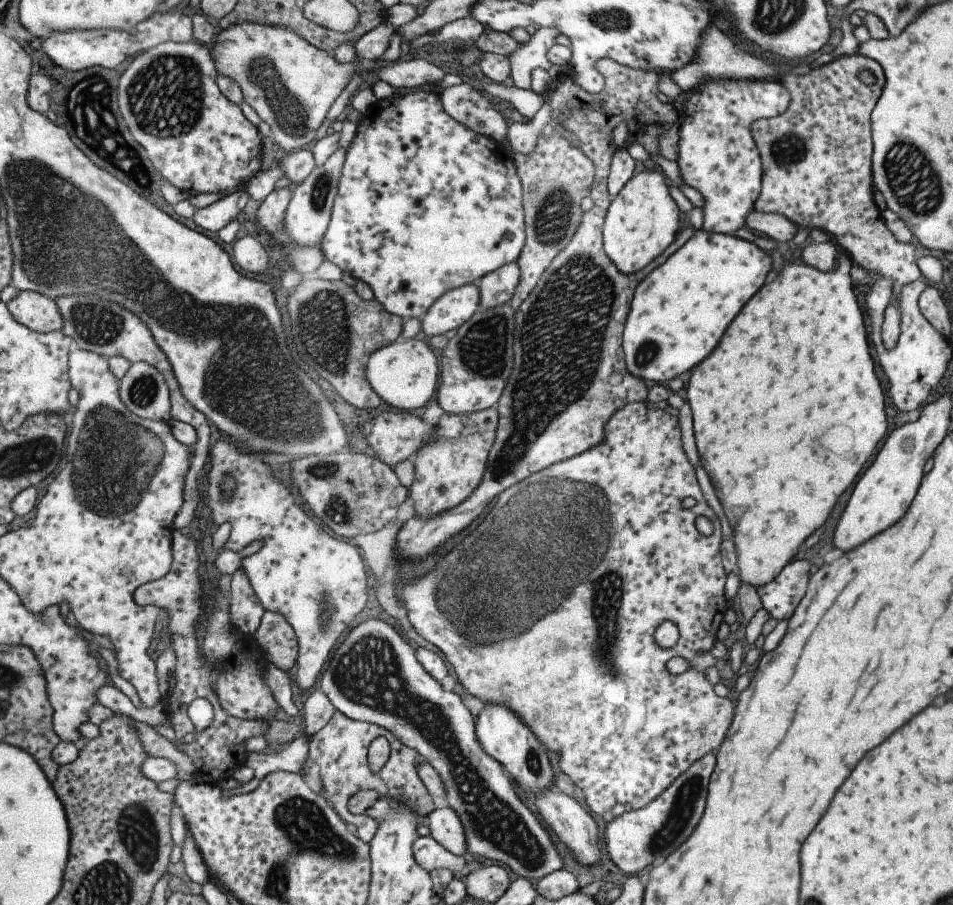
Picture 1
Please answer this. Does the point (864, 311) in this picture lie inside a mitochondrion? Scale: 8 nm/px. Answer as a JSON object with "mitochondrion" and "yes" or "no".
{"mitochondrion":"no"}

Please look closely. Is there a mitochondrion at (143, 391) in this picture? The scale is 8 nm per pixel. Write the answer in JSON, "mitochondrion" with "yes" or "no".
{"mitochondrion":"yes"}

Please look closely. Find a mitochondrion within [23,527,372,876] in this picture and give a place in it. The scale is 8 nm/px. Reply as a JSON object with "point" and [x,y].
{"point":[326,595]}

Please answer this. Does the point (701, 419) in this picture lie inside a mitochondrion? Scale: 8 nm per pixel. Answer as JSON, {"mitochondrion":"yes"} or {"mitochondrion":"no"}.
{"mitochondrion":"no"}

